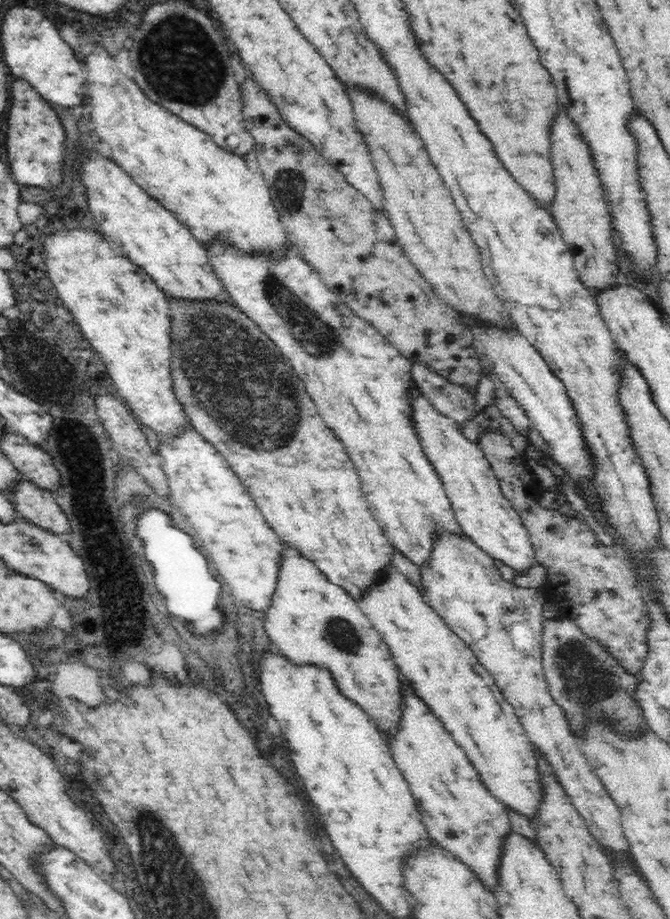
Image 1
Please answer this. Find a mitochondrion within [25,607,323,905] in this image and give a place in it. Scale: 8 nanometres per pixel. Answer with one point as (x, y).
(101, 783)

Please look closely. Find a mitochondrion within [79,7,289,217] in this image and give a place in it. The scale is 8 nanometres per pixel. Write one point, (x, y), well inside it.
(181, 65)

